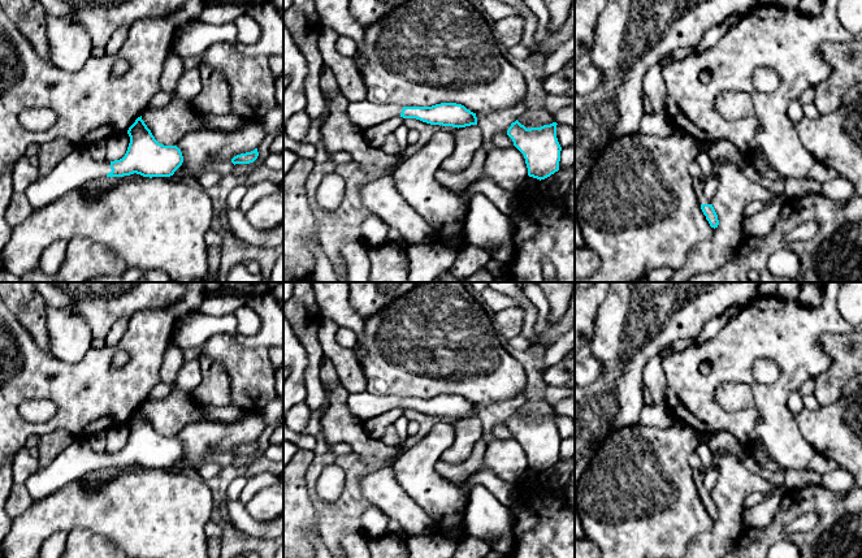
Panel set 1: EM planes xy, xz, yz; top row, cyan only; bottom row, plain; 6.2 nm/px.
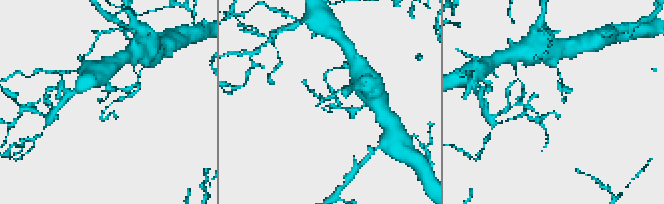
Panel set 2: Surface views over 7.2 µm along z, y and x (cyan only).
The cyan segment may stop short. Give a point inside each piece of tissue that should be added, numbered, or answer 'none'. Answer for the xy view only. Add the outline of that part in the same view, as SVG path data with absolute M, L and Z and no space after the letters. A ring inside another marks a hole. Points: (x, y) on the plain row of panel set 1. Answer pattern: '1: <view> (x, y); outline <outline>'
1: xy (76, 462); outline M78 437L49 466L38 470L25 483L23 489L38 502L94 471L108 470L111 463L111 453L98 453L86 438Z

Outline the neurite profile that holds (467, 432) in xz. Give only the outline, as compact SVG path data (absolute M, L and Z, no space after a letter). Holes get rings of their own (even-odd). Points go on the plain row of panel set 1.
M477 416L459 419L454 425L454 441L443 451L441 459L447 463L463 462L482 433L484 425Z

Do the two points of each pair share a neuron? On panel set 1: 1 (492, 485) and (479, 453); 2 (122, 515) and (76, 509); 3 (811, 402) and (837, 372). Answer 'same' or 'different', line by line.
1: different
2: same
3: different

